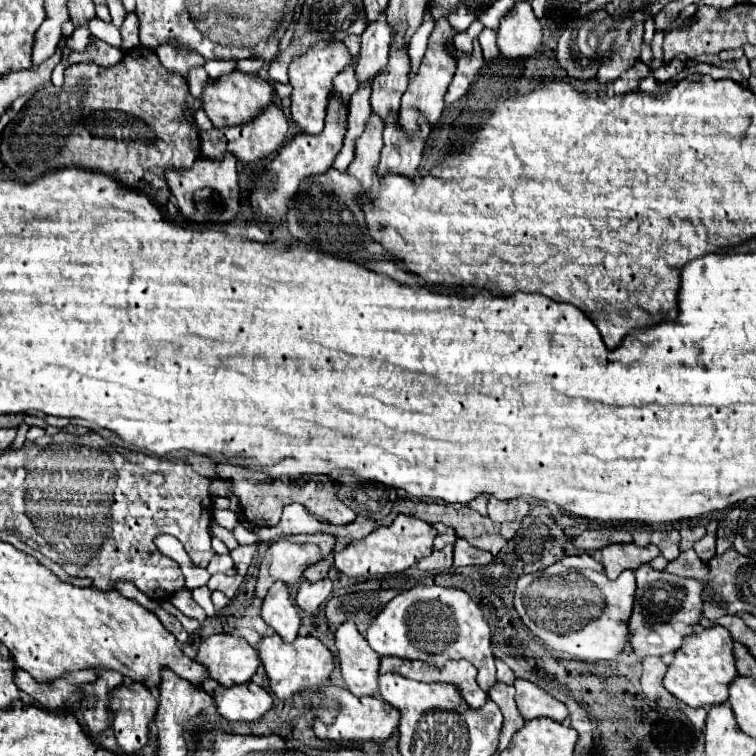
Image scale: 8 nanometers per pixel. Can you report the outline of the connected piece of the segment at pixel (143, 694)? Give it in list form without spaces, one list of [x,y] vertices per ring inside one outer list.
[[[140,683],[120,685],[114,691],[112,729],[122,753],[136,755],[148,743],[150,723],[154,721],[156,709],[156,697],[146,687],[140,687]]]

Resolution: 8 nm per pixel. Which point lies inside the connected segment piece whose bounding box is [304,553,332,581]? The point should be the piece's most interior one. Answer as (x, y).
(319, 570)

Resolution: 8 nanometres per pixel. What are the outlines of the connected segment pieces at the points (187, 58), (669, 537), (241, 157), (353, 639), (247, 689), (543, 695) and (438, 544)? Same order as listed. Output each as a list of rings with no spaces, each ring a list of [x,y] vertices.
[[[164,43],[156,49],[156,55],[158,59],[162,61],[162,65],[170,71],[170,73],[176,73],[184,79],[188,79],[188,73],[190,69],[194,67],[202,67],[204,61],[200,59],[200,55],[184,55],[184,51],[176,49],[174,45],[170,43]]]
[[[676,529],[672,531],[664,531],[664,533],[658,533],[658,537],[654,539],[656,547],[660,549],[660,553],[666,557],[666,559],[676,559],[680,555],[680,533]]]
[[[272,105],[270,111],[266,111],[260,119],[254,119],[252,123],[244,123],[244,127],[202,131],[202,133],[200,133],[200,141],[202,141],[202,145],[204,145],[204,147],[202,147],[202,155],[206,155],[206,149],[226,149],[226,151],[232,153],[242,165],[250,165],[250,163],[256,163],[256,161],[268,157],[270,153],[278,151],[278,149],[284,145],[286,131],[288,131],[288,121],[286,121],[282,109],[278,109],[276,105]]]
[[[352,621],[336,629],[336,647],[340,657],[342,677],[354,695],[376,695],[380,677],[380,655],[368,647]]]
[[[252,681],[234,687],[218,685],[214,689],[214,699],[220,715],[230,721],[258,721],[274,707],[270,693]]]
[[[516,679],[514,687],[516,687],[516,705],[524,721],[548,717],[552,721],[562,723],[568,717],[568,709],[560,701],[550,697],[546,691],[542,691],[538,685],[524,679]]]
[[[434,523],[434,529],[438,531],[438,537],[434,539],[434,549],[442,549],[444,545],[456,541],[456,533],[452,527],[448,527],[444,523]]]

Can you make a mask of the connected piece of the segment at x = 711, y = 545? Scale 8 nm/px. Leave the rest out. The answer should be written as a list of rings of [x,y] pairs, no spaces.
[[[710,521],[708,525],[706,525],[706,537],[704,539],[700,539],[696,545],[694,545],[694,551],[698,553],[698,557],[700,559],[704,559],[704,561],[708,561],[708,559],[712,559],[714,555],[716,555],[716,527],[718,527],[718,523],[716,521]]]

